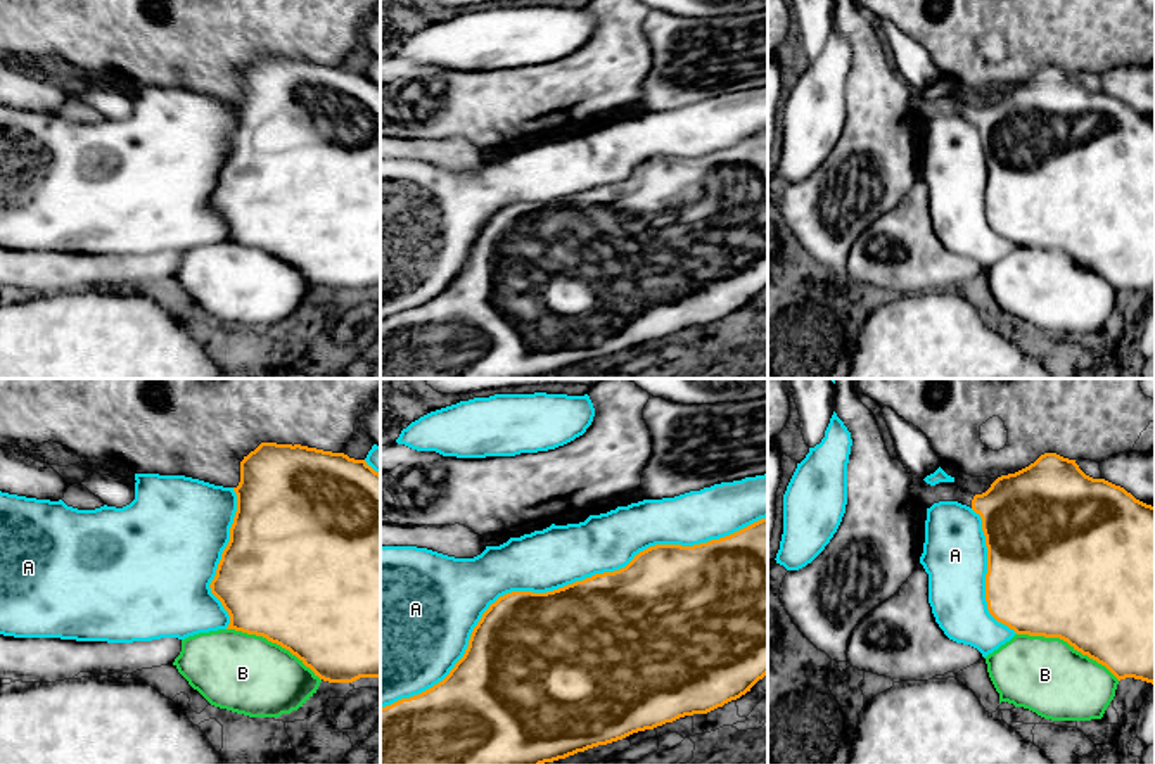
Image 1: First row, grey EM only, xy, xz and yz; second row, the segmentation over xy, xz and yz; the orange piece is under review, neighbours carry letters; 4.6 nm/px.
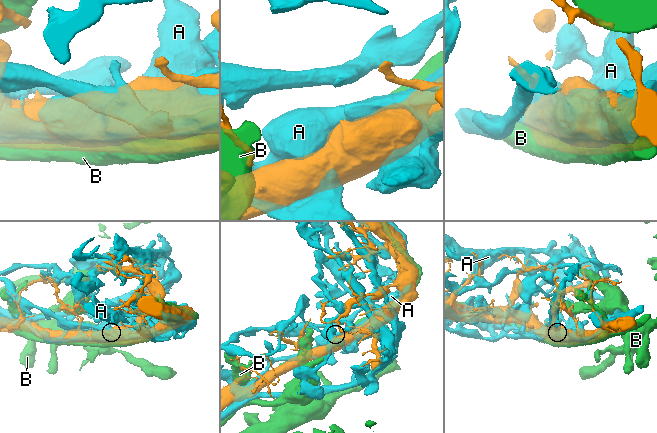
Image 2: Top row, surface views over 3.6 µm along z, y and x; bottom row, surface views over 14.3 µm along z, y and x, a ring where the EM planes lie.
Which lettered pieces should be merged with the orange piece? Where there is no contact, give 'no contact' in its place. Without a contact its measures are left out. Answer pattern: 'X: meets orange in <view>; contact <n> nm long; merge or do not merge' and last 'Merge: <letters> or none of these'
A: meets orange in xz; contact 2000 nm long; do not merge
B: meets orange in yz; contact 550 nm long; do not merge
Merge: none of these

